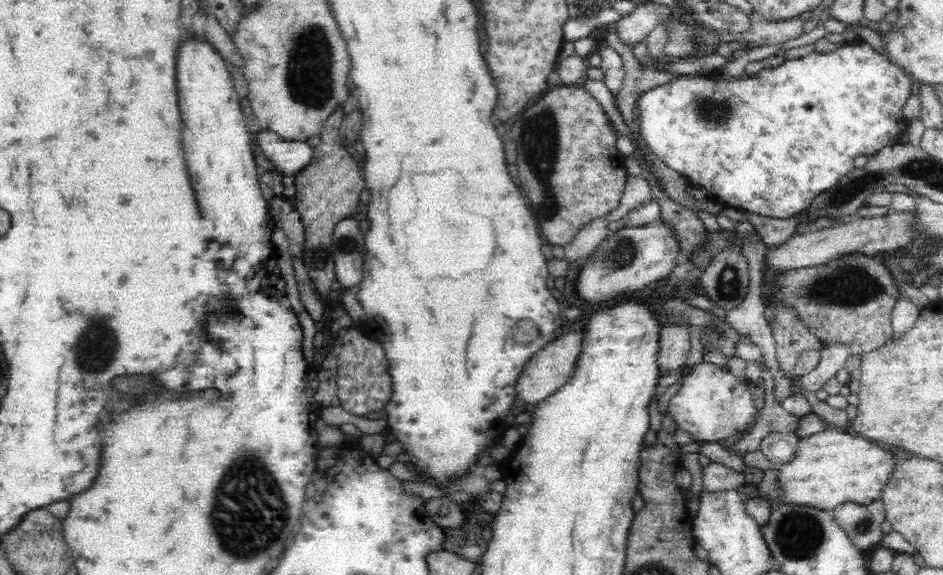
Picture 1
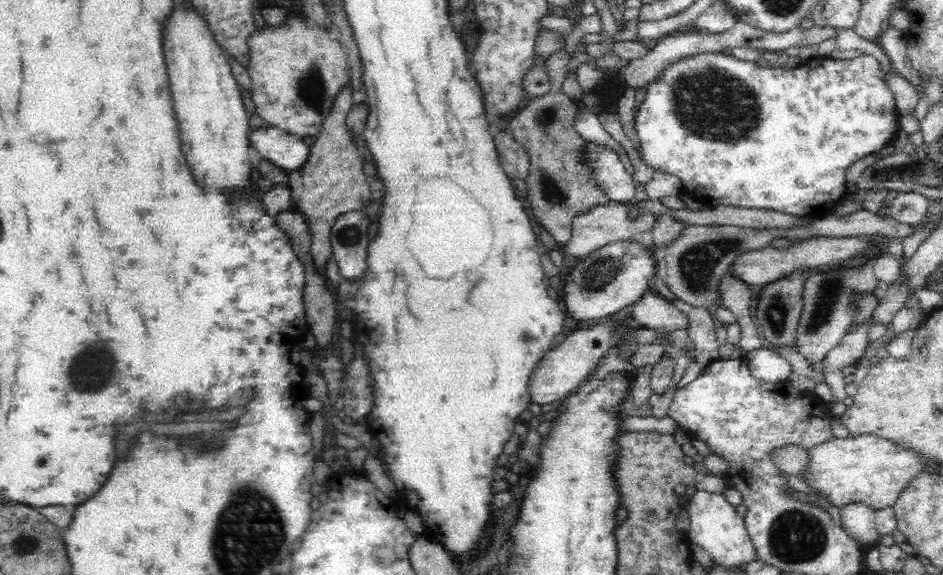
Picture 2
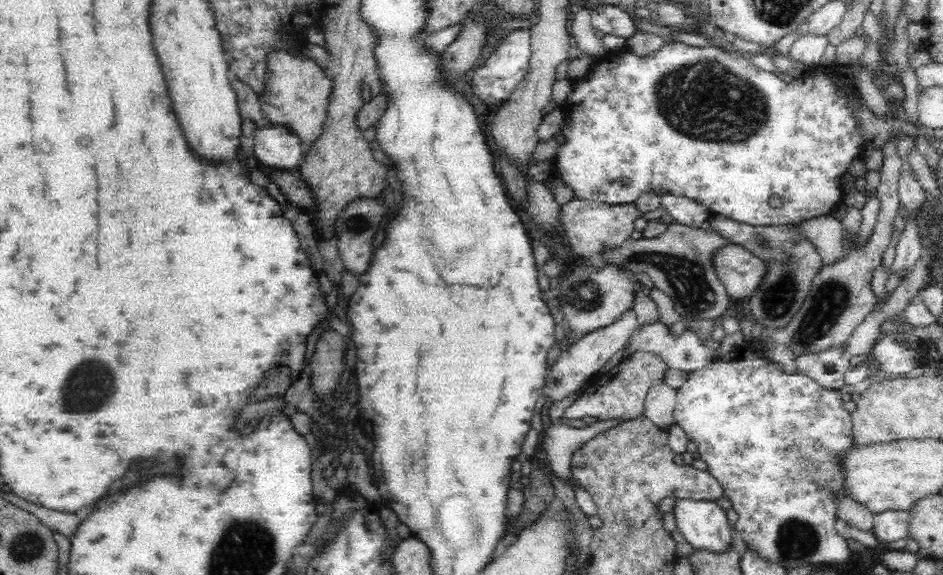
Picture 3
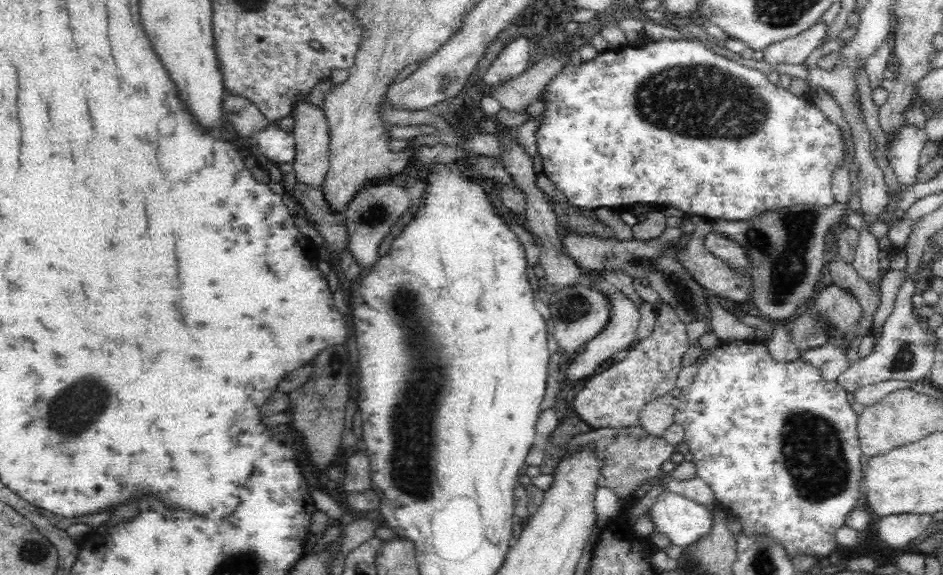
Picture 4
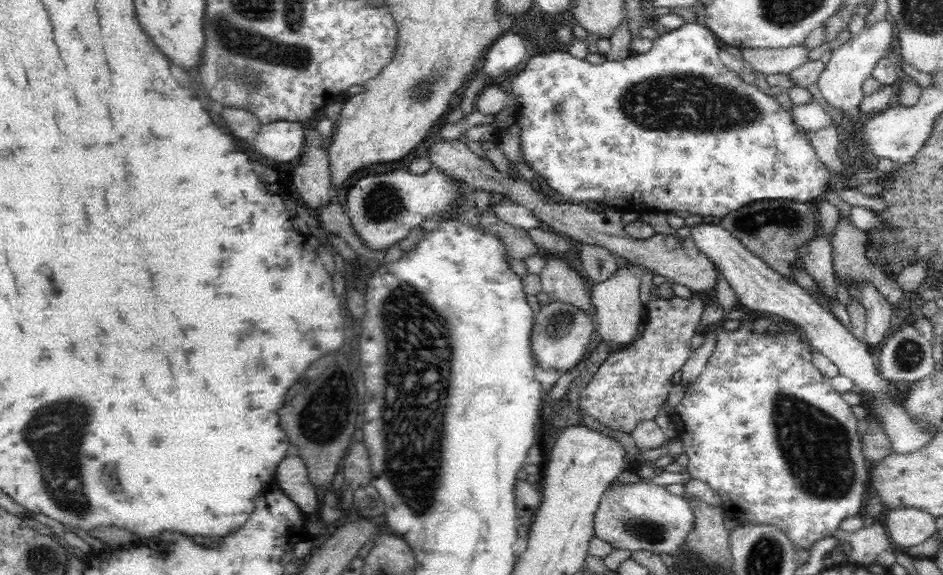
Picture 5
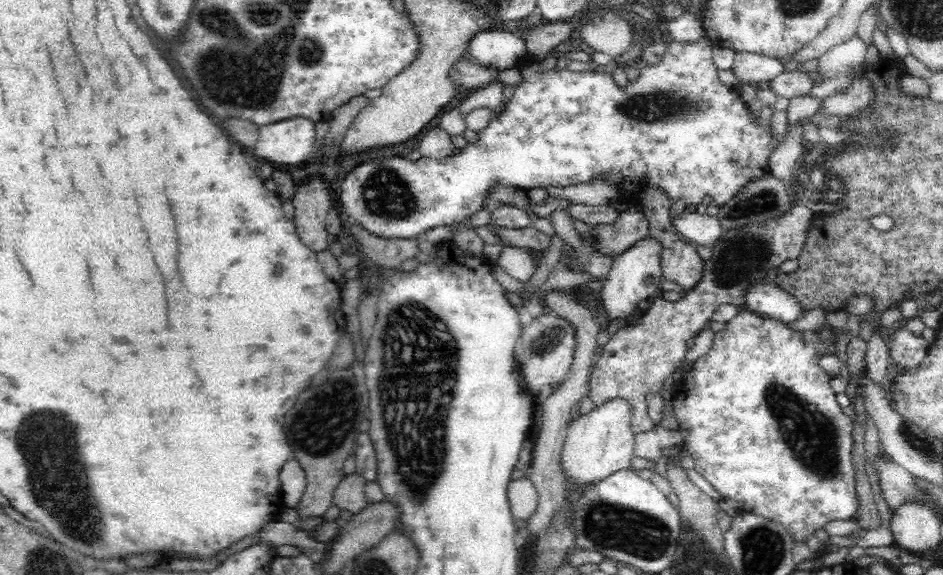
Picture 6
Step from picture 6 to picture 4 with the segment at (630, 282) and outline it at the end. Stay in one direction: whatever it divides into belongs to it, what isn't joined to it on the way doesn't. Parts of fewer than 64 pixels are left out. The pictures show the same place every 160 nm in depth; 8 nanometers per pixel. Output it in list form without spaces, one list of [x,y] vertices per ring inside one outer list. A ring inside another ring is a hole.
[[[621,291],[608,293],[606,294],[606,298],[608,298],[608,303],[610,303],[611,306],[608,324],[600,334],[596,335],[596,338],[588,341],[588,344],[586,344],[586,352],[580,354],[580,356],[568,366],[566,374],[568,374],[570,380],[586,379],[586,376],[594,374],[594,368],[596,368],[596,366],[605,366],[614,358],[627,352],[637,342],[636,330],[638,330],[640,320],[637,304],[634,304],[632,299],[628,298],[628,295]]]

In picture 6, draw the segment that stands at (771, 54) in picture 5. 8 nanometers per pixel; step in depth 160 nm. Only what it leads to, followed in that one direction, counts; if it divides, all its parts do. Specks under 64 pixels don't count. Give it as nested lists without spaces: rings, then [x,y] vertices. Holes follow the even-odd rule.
[[[737,52],[731,72],[741,85],[751,85],[753,82],[769,82],[783,72],[783,65],[778,59],[752,54],[750,52]]]

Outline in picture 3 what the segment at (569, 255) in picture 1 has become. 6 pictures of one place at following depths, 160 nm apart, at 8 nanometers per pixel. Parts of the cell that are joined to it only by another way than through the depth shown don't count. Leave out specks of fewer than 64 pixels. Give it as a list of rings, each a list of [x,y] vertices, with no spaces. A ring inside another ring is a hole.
[[[576,198],[560,206],[560,222],[565,232],[565,238],[570,242],[572,250],[584,256],[592,265],[600,265],[600,252],[606,248],[620,246],[624,240],[630,239],[634,220],[643,214],[637,210],[634,203],[625,205],[609,205],[604,202],[578,200]],[[828,215],[813,217],[800,224],[800,233],[816,247],[824,267],[845,258],[842,249],[843,230],[841,222]]]

